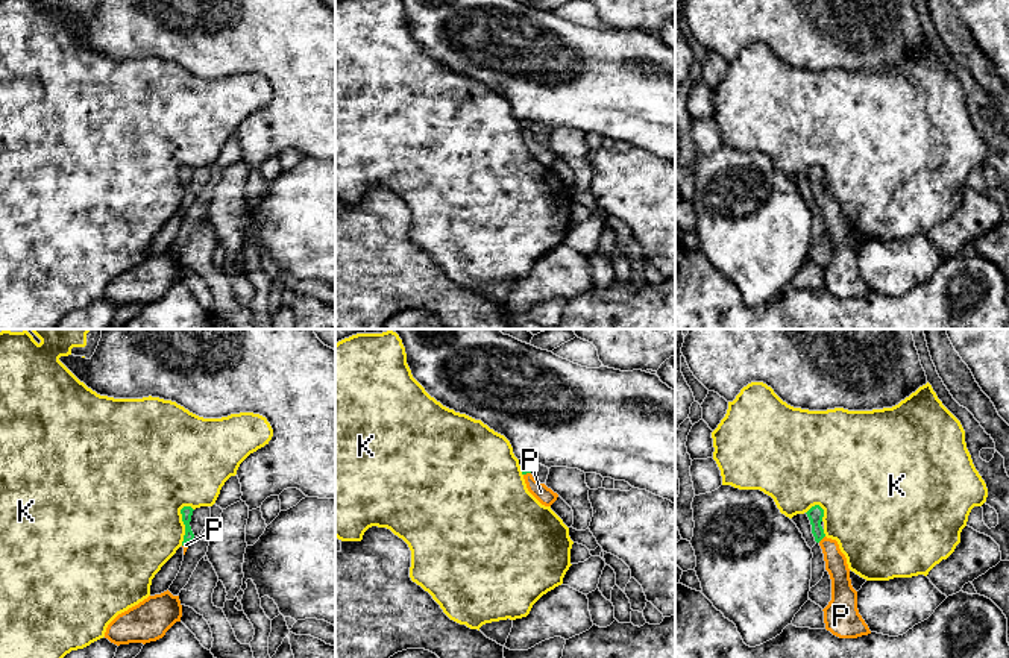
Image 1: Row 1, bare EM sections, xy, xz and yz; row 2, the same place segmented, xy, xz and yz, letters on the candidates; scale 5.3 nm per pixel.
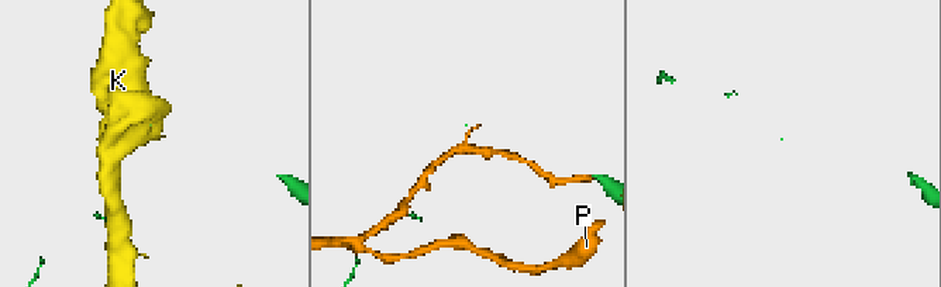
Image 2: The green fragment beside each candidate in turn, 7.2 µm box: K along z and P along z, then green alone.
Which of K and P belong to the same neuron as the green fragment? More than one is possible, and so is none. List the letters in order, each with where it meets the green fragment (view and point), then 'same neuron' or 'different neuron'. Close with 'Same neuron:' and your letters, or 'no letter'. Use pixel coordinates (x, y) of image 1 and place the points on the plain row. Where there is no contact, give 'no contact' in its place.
K: xy (184, 184) | different neuron
P: yz (821, 199) | same neuron
Same neuron: P

